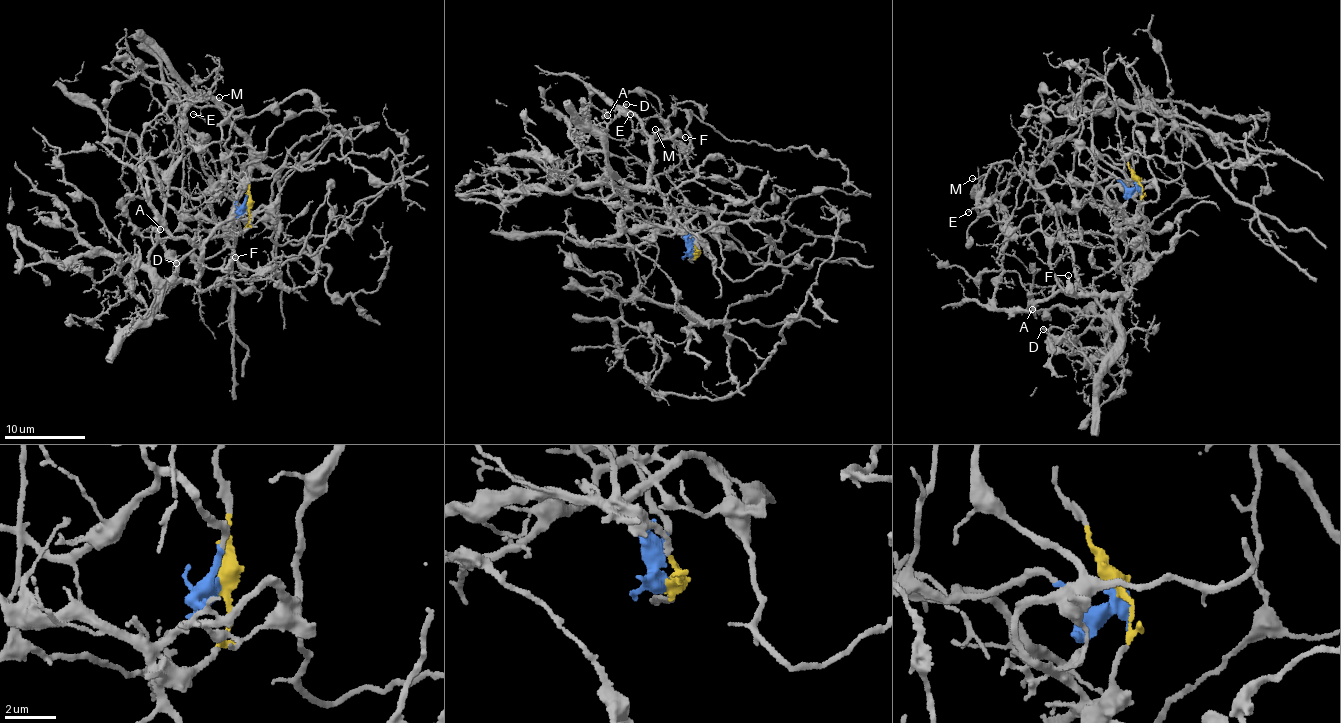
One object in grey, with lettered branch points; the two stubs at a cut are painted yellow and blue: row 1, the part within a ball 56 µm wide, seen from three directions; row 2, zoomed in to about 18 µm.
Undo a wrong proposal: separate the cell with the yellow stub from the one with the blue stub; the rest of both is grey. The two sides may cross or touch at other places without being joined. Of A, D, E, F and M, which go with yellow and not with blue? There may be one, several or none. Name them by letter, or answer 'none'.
A, D, F

